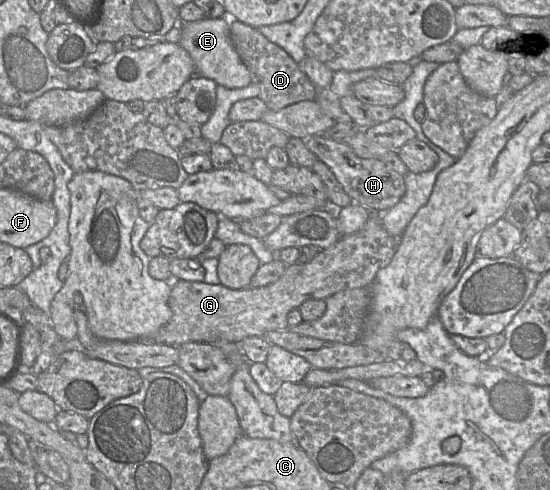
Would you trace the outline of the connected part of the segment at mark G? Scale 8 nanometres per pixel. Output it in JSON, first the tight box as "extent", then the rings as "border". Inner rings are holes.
{"extent":[152,212,401,347],"border":[[[371,212],[365,225],[356,233],[341,236],[332,246],[320,252],[306,264],[287,266],[283,275],[274,283],[264,287],[246,289],[231,289],[222,284],[208,284],[204,281],[176,280],[171,286],[169,307],[171,319],[155,334],[152,342],[179,347],[188,342],[206,342],[213,344],[229,341],[240,344],[247,337],[263,337],[270,331],[288,328],[287,315],[293,309],[308,299],[323,299],[346,289],[369,288],[377,272],[390,264],[401,237],[390,235],[384,228],[381,213]]]}

